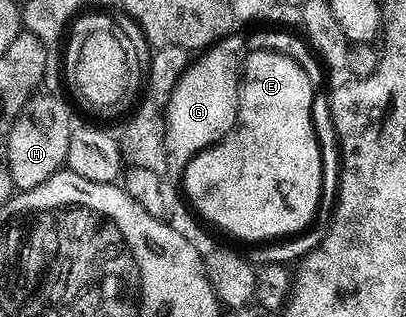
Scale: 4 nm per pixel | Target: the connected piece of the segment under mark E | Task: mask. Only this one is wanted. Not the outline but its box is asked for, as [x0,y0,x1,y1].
[181,51,323,239]

